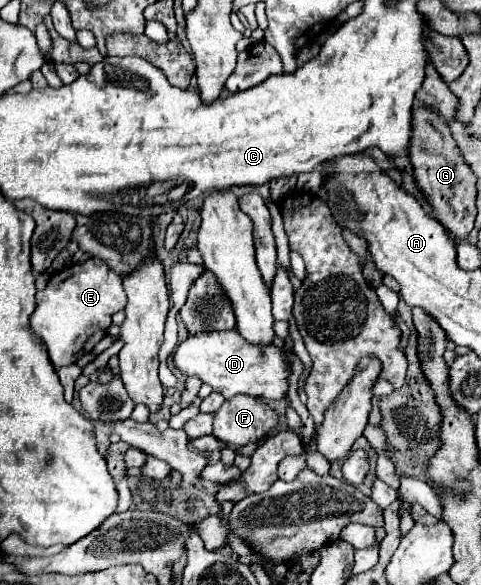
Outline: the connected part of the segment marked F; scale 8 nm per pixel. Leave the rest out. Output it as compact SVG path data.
M234 396L214 414L212 434L234 446L246 446L264 438L278 424L278 412L256 396Z

